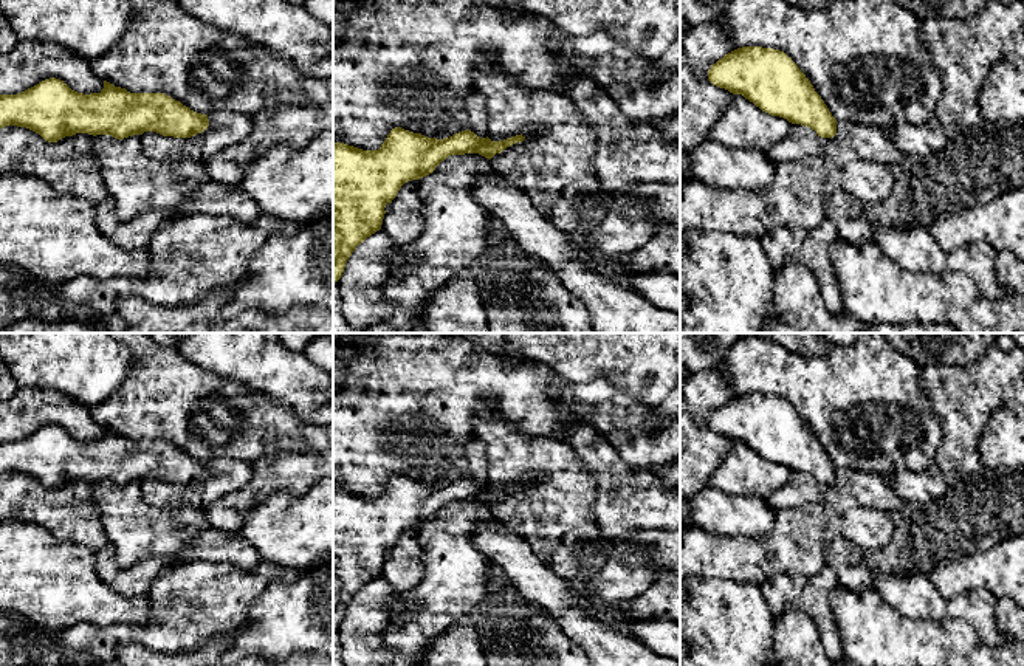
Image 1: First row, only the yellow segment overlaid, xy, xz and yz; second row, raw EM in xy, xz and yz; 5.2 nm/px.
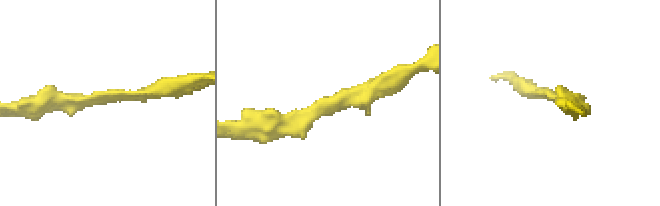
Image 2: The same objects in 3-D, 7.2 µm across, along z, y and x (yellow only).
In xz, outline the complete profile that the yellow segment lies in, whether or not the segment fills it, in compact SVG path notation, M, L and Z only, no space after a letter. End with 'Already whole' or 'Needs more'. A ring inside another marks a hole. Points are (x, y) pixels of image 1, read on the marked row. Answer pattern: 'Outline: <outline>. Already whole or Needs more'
Outline: M401 127L387 135L378 150L333 144L333 282L344 273L352 252L381 229L384 208L401 186L420 180L451 155L479 153L491 160L522 142L516 135L503 141L479 138L471 130L449 138L428 138Z. Already whole

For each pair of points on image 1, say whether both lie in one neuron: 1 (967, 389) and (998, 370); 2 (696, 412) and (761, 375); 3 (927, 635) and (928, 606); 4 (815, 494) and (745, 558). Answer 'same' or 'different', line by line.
1: same
2: different
3: different
4: different

